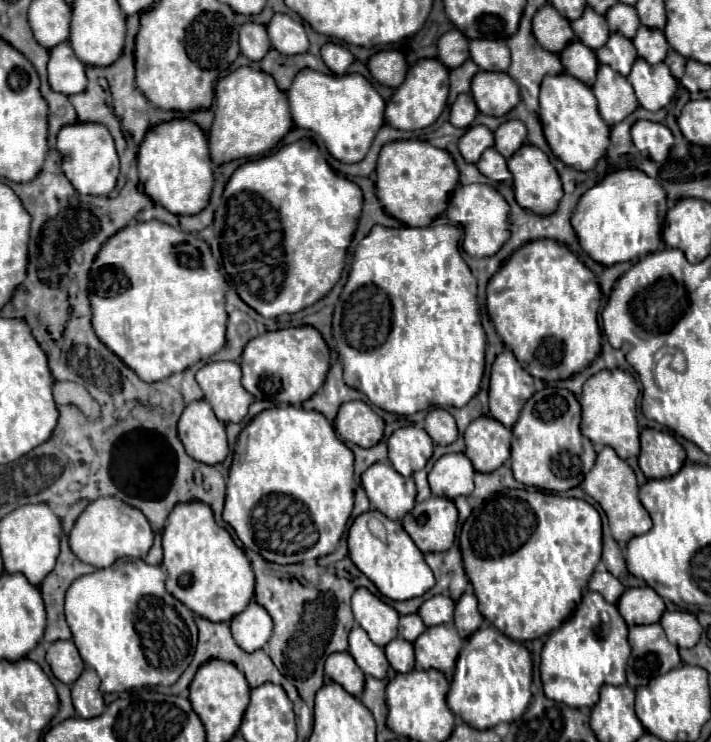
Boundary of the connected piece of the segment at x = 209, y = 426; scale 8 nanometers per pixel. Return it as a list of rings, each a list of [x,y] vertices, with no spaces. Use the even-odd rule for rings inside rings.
[[[206,400],[188,404],[178,420],[178,436],[186,452],[204,464],[224,462],[228,456],[226,428]]]

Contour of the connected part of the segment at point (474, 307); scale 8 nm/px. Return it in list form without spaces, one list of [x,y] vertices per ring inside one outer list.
[[[376,224],[376,226],[372,226],[368,236],[354,250],[352,268],[350,268],[348,280],[344,284],[344,290],[340,294],[342,302],[337,302],[332,318],[335,348],[340,354],[340,362],[344,366],[344,382],[348,386],[364,392],[372,404],[380,406],[386,412],[414,414],[418,410],[426,410],[428,406],[440,406],[440,408],[458,406],[460,408],[480,390],[480,382],[484,376],[486,334],[480,324],[480,314],[478,314],[478,304],[476,304],[476,278],[470,272],[463,257],[460,256],[458,242],[460,242],[460,228],[452,226],[452,224],[436,224],[436,226],[426,226],[426,228],[410,228],[410,226],[386,228],[386,226]]]

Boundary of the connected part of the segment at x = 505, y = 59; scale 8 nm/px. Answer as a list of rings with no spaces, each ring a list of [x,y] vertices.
[[[470,40],[470,56],[480,70],[506,72],[510,66],[510,50],[504,40]]]

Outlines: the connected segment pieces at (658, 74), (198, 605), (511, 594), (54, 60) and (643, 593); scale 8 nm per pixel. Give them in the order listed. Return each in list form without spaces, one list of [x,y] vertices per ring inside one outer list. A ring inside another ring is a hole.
[[[638,58],[634,62],[634,68],[628,76],[628,82],[632,84],[638,104],[650,112],[656,112],[664,106],[668,106],[674,100],[678,82],[672,76],[670,68],[666,64],[656,64],[650,66],[646,60]]]
[[[198,500],[176,504],[162,532],[162,548],[162,566],[168,572],[166,590],[198,616],[230,622],[250,604],[254,596],[254,572],[250,562],[226,528],[216,524],[208,504]]]
[[[502,490],[494,496],[490,496],[488,500],[484,500],[472,512],[472,516],[464,522],[462,534],[460,534],[460,550],[462,550],[464,570],[466,570],[472,586],[474,586],[474,596],[478,598],[478,610],[482,612],[482,616],[486,620],[490,620],[502,634],[510,636],[512,640],[526,642],[526,640],[536,640],[536,638],[560,628],[560,624],[564,620],[568,620],[570,614],[576,610],[576,606],[580,604],[582,592],[588,584],[588,578],[592,576],[592,572],[600,560],[600,554],[602,554],[602,522],[600,522],[598,510],[584,500],[578,500],[578,498],[562,498],[562,496],[540,492],[540,490]]]
[[[60,42],[50,50],[48,82],[56,92],[78,94],[86,88],[84,64],[74,56],[68,42]]]
[[[648,586],[628,588],[620,600],[618,610],[628,626],[658,622],[664,612],[664,600]]]

